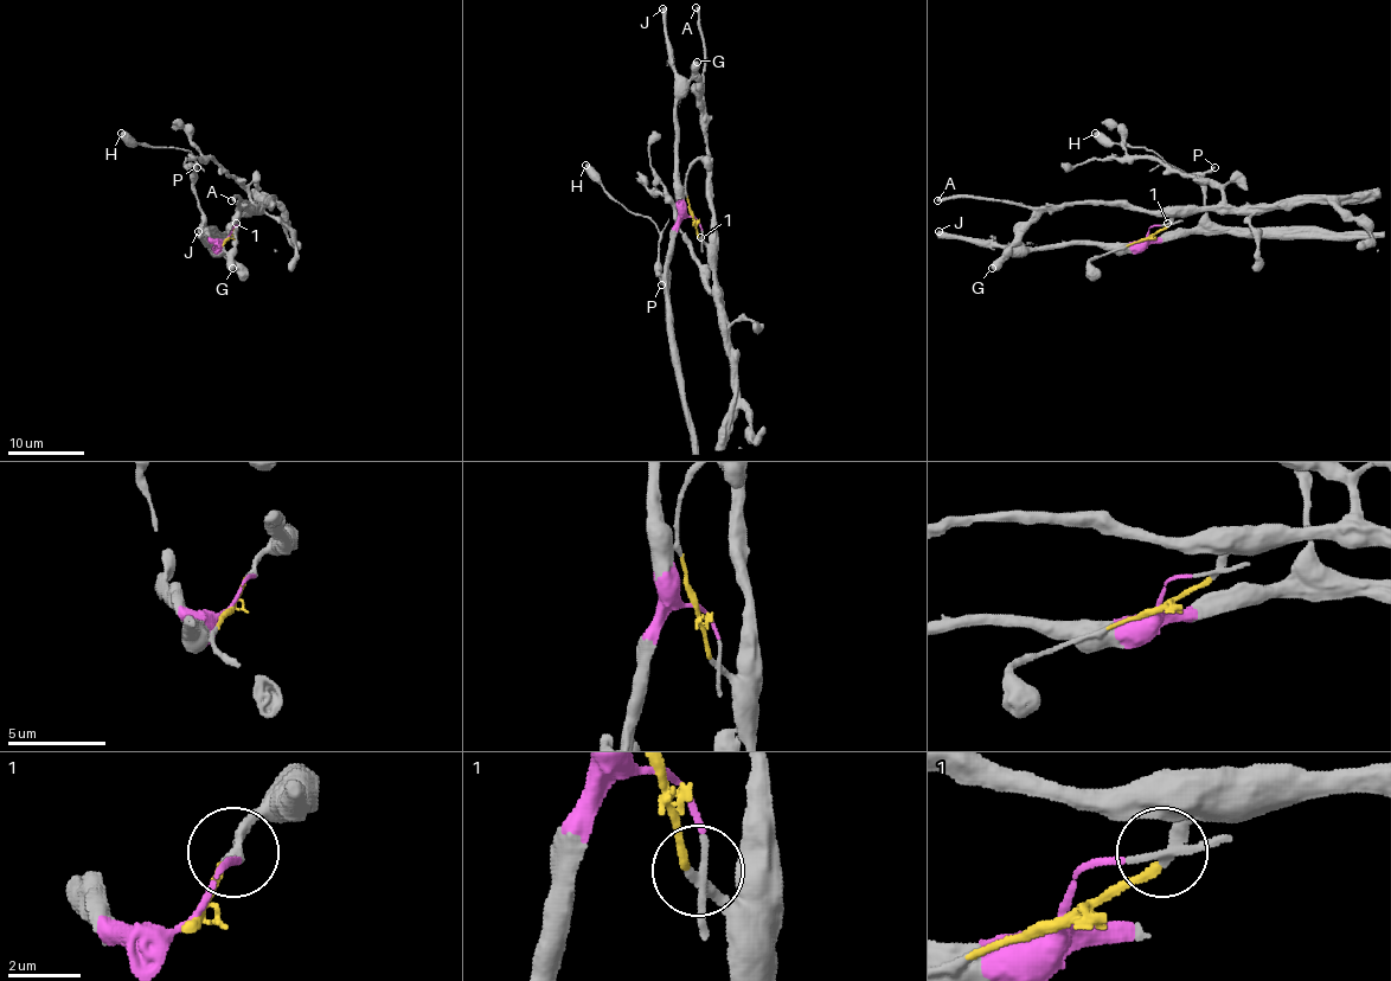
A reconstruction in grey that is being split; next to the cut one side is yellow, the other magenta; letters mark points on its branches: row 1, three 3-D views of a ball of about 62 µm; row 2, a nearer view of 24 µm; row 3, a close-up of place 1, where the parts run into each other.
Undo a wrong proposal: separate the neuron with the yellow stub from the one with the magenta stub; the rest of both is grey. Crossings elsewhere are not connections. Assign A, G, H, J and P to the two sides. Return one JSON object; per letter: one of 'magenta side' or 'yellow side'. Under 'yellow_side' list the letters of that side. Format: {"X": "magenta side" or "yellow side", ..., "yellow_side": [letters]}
{"A": "yellow side", "G": "magenta side", "H": "magenta side", "J": "magenta side", "P": "magenta side", "yellow_side": ["A"]}

